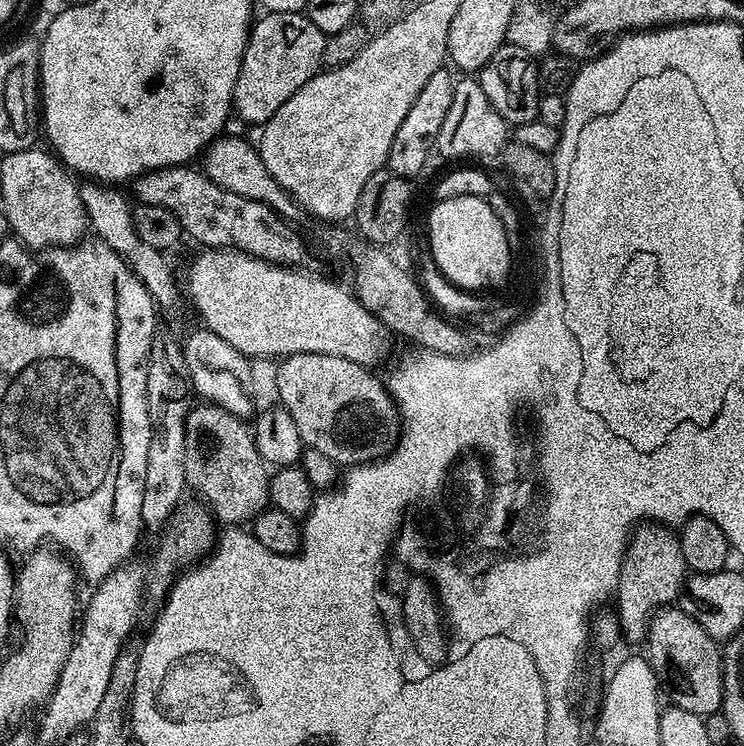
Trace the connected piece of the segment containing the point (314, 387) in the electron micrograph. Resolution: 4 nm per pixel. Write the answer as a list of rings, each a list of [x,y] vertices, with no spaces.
[[[294,354],[279,361],[277,394],[279,403],[294,418],[302,442],[326,454],[337,466],[369,464],[387,456],[397,443],[402,423],[396,401],[388,393],[385,381],[371,376],[369,369],[358,362],[338,358],[334,354]]]

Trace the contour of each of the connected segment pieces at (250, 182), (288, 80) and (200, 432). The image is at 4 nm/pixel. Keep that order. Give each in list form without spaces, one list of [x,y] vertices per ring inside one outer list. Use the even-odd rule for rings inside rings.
[[[221,135],[212,141],[202,153],[202,170],[218,186],[222,186],[227,192],[242,194],[242,198],[250,198],[254,202],[262,202],[270,206],[270,210],[277,212],[283,220],[296,222],[302,216],[300,203],[289,194],[285,188],[274,182],[274,174],[266,170],[266,162],[262,162],[259,147],[252,144],[244,136]]]
[[[264,12],[261,17],[249,31],[242,70],[238,70],[238,82],[234,82],[232,106],[235,115],[248,126],[262,126],[274,118],[282,102],[321,71],[326,50],[325,34],[304,12]]]
[[[200,402],[196,408],[189,407],[186,426],[186,485],[200,495],[199,503],[207,507],[209,513],[224,526],[244,526],[255,520],[259,512],[269,507],[268,478],[269,469],[258,454],[256,443],[252,440],[249,425],[239,416],[228,413],[226,409],[207,402]]]

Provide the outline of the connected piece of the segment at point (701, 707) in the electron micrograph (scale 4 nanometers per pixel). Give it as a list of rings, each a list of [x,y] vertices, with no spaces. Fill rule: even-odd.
[[[680,606],[660,609],[648,623],[646,659],[673,705],[689,714],[702,717],[714,715],[724,707],[724,658],[721,645]]]

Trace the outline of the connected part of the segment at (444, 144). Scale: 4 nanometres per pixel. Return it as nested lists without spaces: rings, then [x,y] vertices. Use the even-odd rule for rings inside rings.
[[[457,79],[450,110],[442,121],[442,130],[438,130],[435,151],[452,160],[448,162],[463,161],[460,160],[463,156],[499,157],[509,140],[510,125],[502,118],[502,114],[498,114],[498,110],[494,110],[494,106],[490,106],[490,98],[486,98],[486,90],[482,90],[479,79]]]

